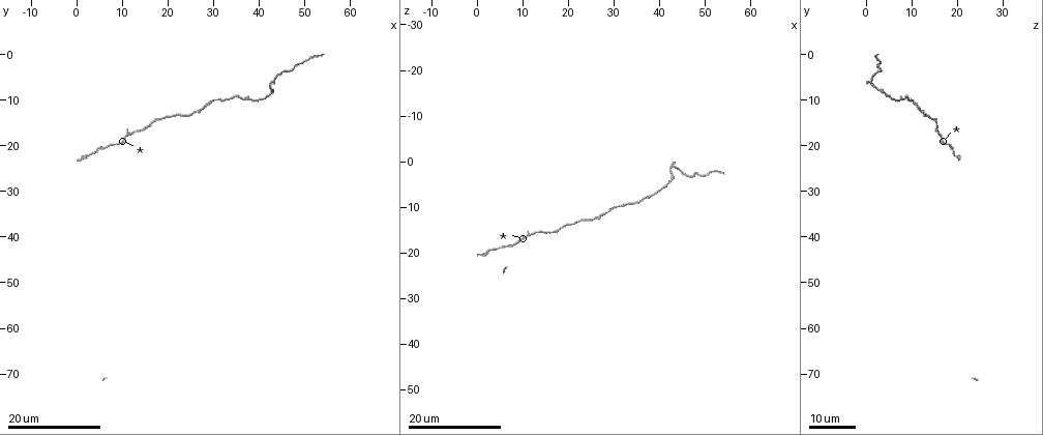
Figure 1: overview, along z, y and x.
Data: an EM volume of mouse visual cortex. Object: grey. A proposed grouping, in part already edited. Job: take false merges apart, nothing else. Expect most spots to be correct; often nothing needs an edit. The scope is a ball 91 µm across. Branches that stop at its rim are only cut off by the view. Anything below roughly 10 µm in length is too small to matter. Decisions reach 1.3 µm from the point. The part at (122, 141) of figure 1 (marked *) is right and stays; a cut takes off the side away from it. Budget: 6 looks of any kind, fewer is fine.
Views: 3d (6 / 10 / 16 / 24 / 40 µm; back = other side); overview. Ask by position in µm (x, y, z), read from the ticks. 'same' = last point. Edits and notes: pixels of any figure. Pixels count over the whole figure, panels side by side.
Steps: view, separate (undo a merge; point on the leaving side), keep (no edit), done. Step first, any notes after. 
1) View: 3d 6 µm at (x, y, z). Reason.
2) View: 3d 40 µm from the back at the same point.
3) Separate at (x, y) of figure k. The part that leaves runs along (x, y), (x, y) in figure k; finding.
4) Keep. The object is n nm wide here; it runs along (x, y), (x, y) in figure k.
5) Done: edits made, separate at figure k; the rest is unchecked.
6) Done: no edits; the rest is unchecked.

View: 3d 16 µm at (43.0, 7.5, 3.5). Calibre changes.

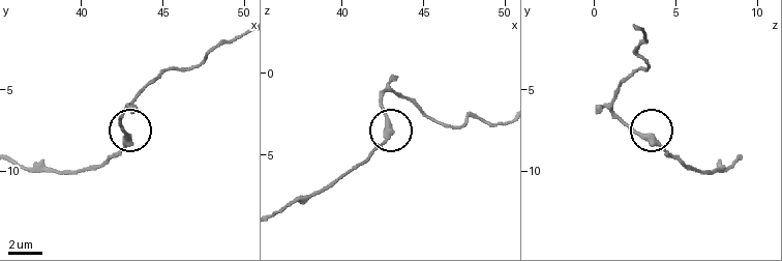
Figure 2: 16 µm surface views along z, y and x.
View: 3d 10 µm at (42.8, 7.8, 3.1).

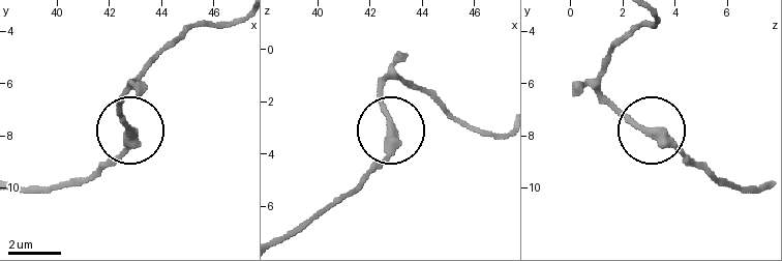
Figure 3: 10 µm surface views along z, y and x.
Keep. It runs along (762, 184), (721, 184), (603, 95) in figure 3; continuous, no second neuron.

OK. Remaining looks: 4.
View: 3d 24 µm at (26.0, 13.0, 12.5). Calibre changes.

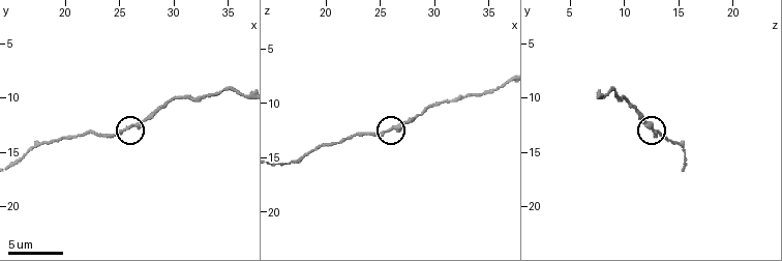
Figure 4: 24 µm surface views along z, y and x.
View: 3d 10 µm at (26.0, 12.8, 12.4).

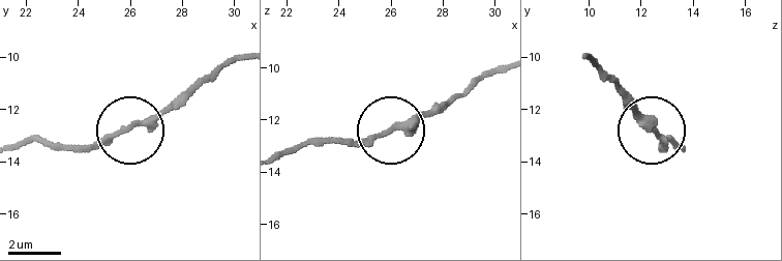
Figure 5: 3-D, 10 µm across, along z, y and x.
Keep. It runs along (23, 143), (102, 143), (156, 121), (187, 98) in figure 5; one neuron here.

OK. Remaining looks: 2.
View: 3d 16 µm at (38.0, 10.0, 7.0). Calibre changes.

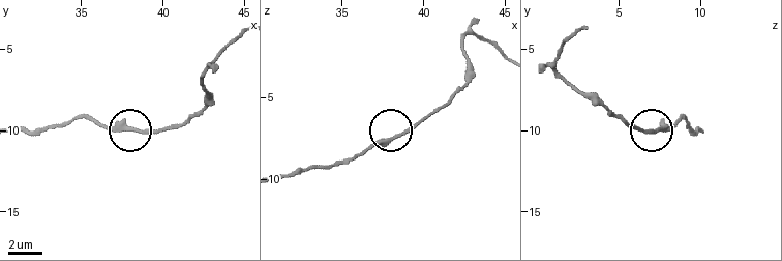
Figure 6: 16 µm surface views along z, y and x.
View: 3d 10 µm at (38.6, 10.1, 7.3).

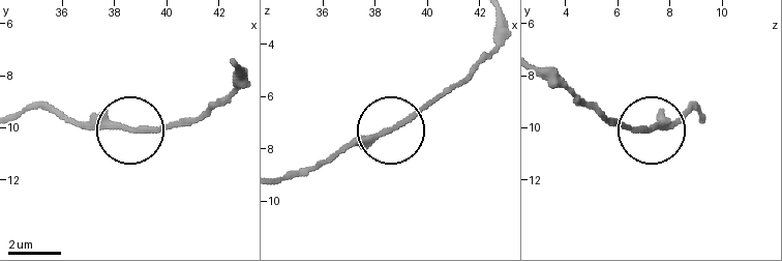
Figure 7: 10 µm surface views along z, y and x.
Keep. It runs along (704, 120), (691, 107), (649, 127), (613, 127) in figure 7; continuous, no second neuron.

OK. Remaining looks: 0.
Done: no edits; the rest is unchecked.

